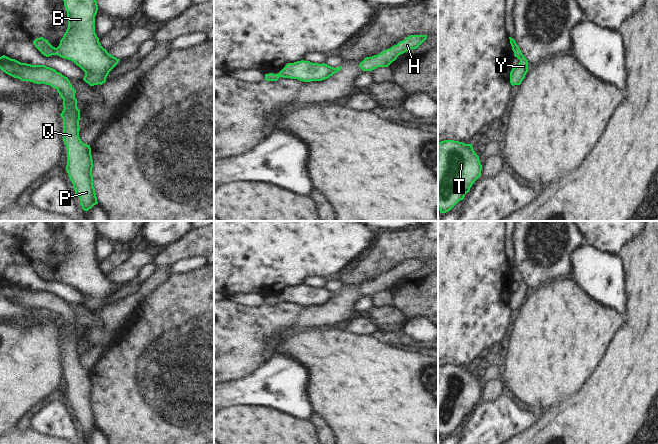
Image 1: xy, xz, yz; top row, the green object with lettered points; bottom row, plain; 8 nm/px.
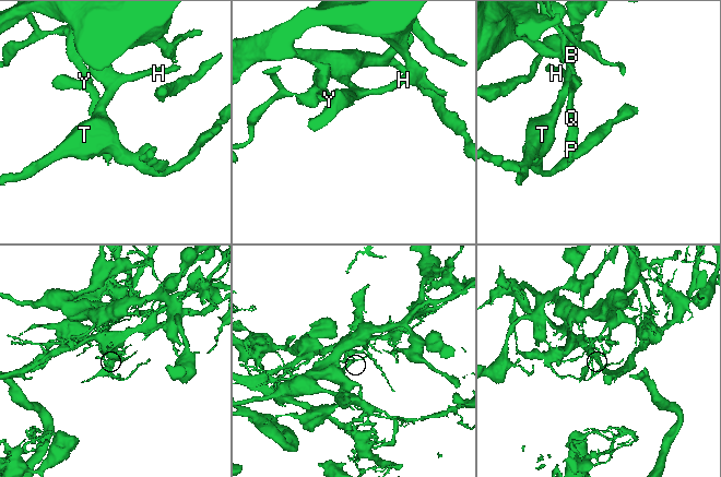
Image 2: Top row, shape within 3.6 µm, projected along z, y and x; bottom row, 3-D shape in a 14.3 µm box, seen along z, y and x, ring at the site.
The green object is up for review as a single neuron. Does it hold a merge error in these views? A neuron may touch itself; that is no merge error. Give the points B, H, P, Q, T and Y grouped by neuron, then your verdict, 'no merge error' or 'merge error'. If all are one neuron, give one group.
B H P Q T Y | no merge error

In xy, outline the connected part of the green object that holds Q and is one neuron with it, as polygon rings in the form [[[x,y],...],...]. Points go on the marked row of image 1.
[[[3,55],[0,57],[0,69],[21,81],[50,85],[63,99],[64,109],[60,116],[63,119],[63,141],[67,147],[66,171],[82,209],[88,211],[98,202],[93,186],[91,148],[79,137],[80,110],[75,98],[76,90],[67,77],[45,65],[21,63]]]

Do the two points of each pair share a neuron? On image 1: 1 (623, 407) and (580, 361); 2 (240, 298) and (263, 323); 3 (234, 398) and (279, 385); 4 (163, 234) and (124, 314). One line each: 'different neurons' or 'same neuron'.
1: different neurons
2: different neurons
3: same neuron
4: different neurons

